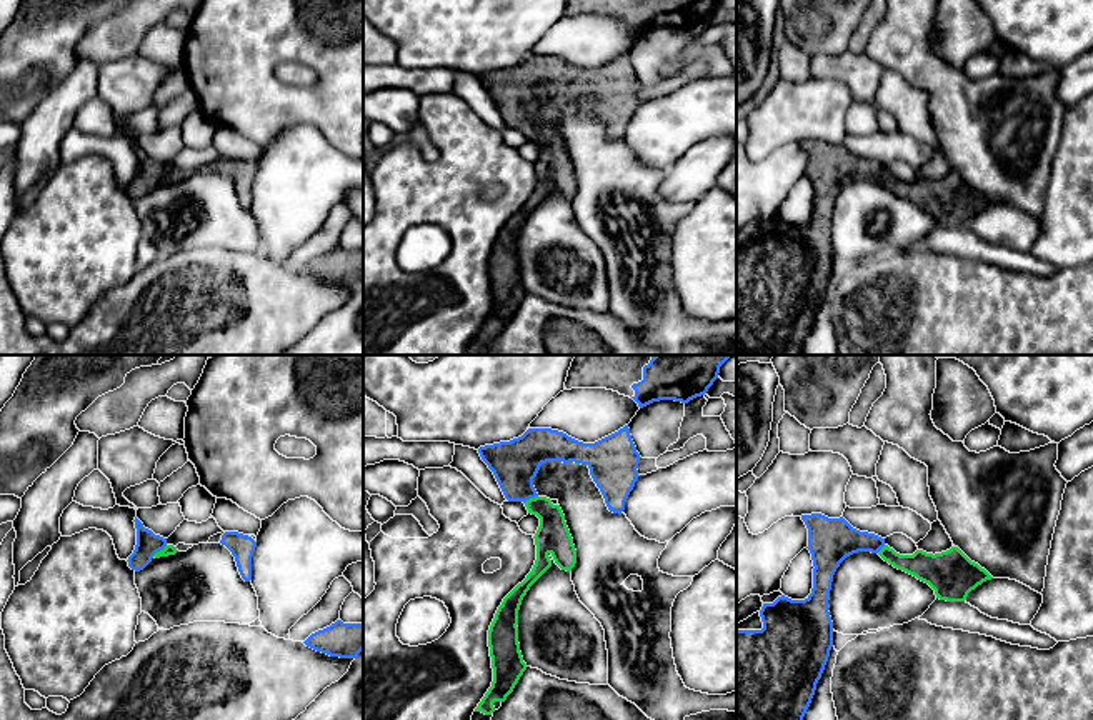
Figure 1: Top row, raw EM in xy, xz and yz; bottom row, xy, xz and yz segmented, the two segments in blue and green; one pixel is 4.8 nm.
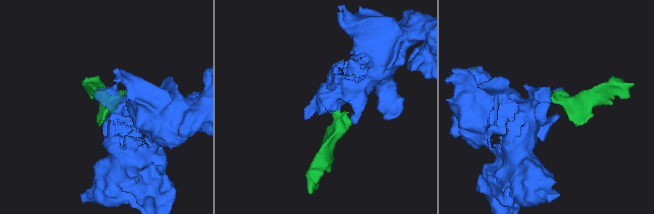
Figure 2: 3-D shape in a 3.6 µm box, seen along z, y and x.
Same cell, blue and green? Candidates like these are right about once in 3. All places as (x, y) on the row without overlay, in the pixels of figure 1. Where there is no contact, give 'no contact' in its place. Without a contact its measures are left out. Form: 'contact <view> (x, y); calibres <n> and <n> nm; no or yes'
contact xy (159, 177); calibres 110 and 50 nm; yes

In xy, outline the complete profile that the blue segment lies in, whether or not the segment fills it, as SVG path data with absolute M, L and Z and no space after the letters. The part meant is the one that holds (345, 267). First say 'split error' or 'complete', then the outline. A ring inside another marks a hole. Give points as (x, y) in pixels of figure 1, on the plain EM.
complete; M337 247L330 253L312 260L303 270L330 283L357 285L363 277L363 248L343 250Z

